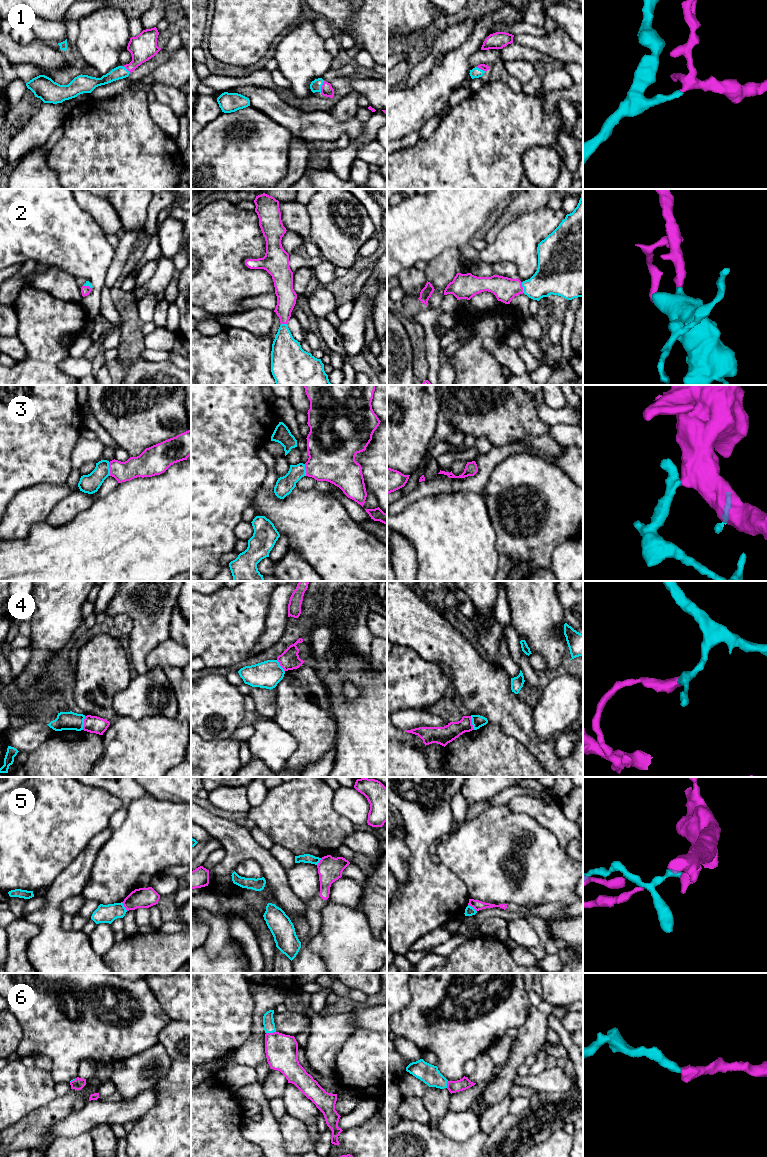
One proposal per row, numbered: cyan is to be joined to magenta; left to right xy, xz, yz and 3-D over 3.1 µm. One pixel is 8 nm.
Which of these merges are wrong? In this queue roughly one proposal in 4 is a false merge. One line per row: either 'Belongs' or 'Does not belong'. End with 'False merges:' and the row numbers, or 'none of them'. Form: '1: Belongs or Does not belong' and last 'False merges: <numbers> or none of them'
1: Belongs
2: Belongs
3: Belongs
4: Does not belong
5: Does not belong
6: Belongs
False merges: 4, 5

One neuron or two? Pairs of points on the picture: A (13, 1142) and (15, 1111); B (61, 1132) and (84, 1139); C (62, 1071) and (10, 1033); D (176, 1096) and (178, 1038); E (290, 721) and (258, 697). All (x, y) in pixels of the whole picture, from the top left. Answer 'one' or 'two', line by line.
A: two
B: two
C: two
D: two
E: two

